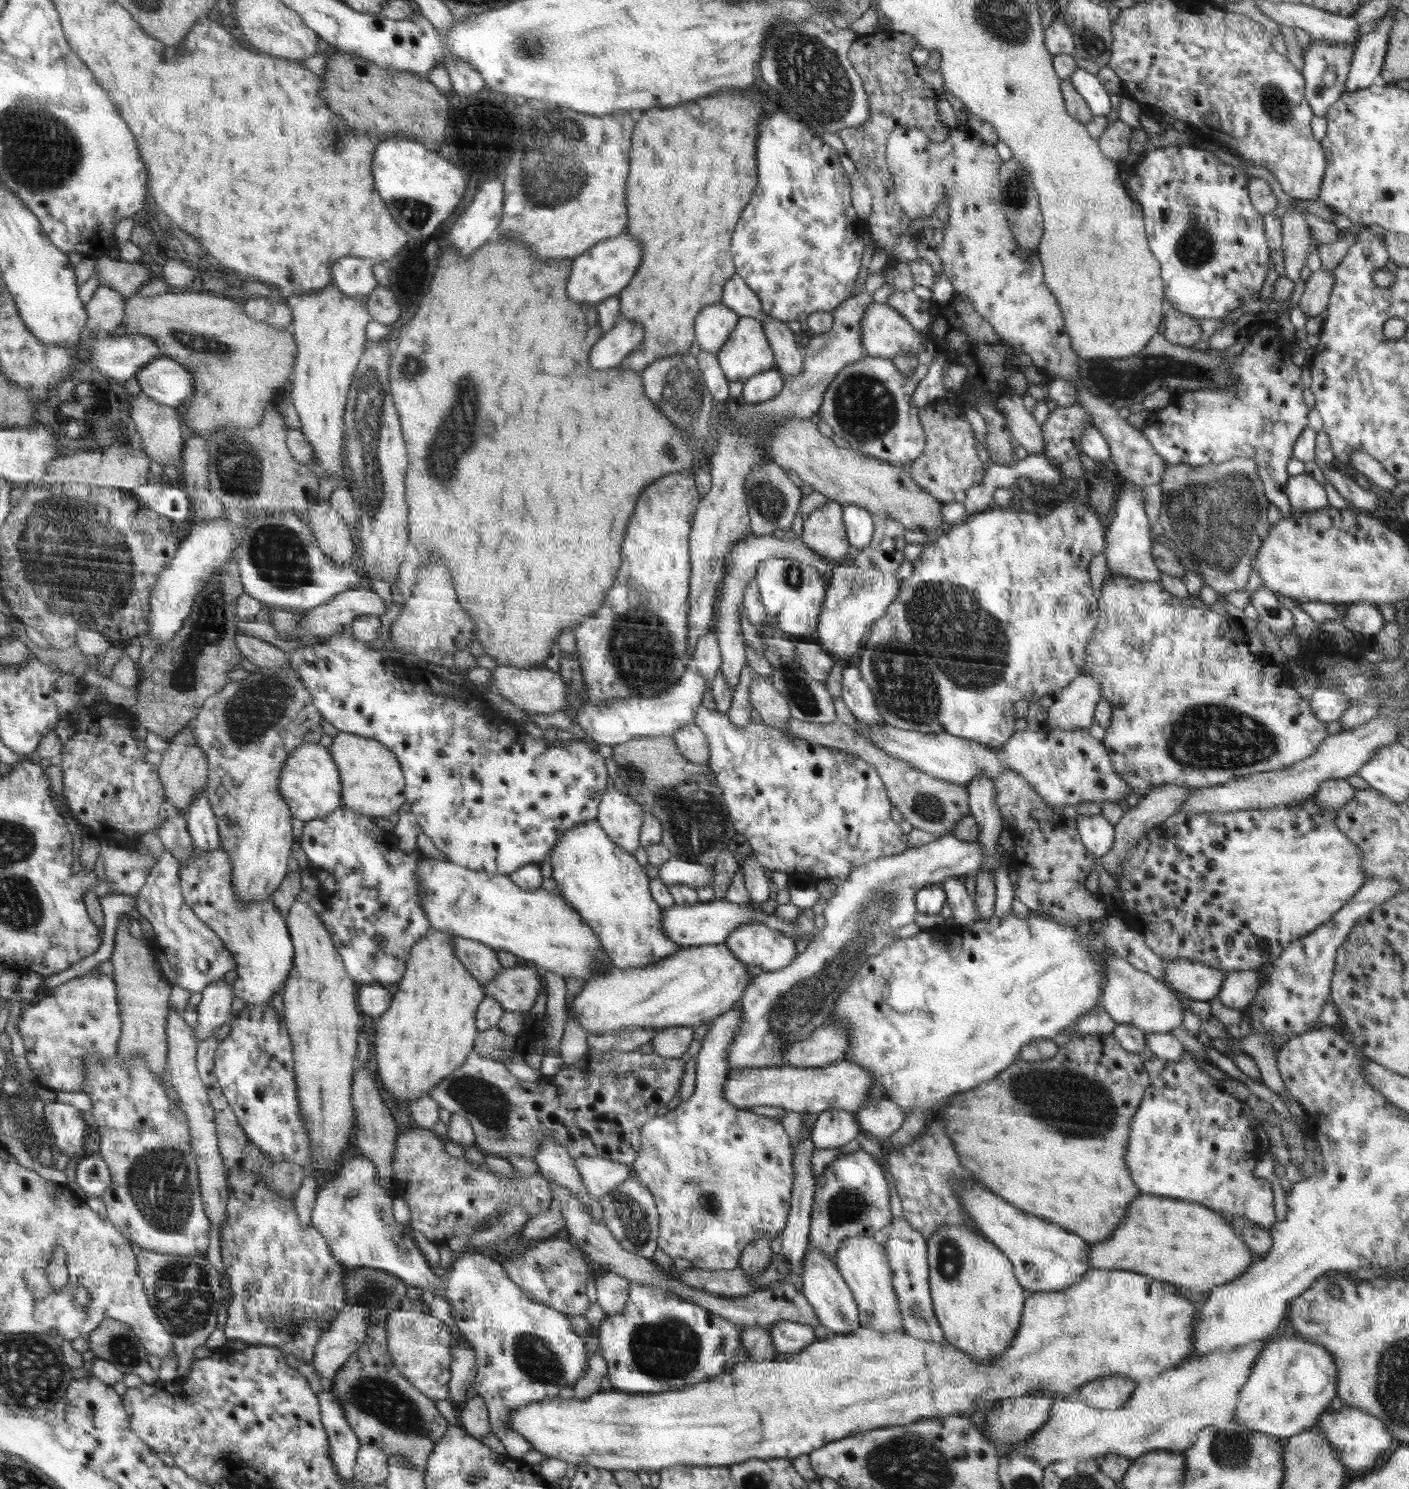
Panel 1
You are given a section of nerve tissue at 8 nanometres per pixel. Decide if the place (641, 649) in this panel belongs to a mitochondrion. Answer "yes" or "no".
yes

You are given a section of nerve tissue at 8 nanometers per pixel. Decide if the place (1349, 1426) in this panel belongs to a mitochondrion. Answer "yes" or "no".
no

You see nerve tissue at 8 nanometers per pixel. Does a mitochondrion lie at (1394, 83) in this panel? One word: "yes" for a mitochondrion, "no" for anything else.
no

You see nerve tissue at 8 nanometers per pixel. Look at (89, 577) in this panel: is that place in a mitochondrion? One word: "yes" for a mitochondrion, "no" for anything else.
yes

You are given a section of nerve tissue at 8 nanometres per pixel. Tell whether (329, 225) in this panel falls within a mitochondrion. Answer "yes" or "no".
no

